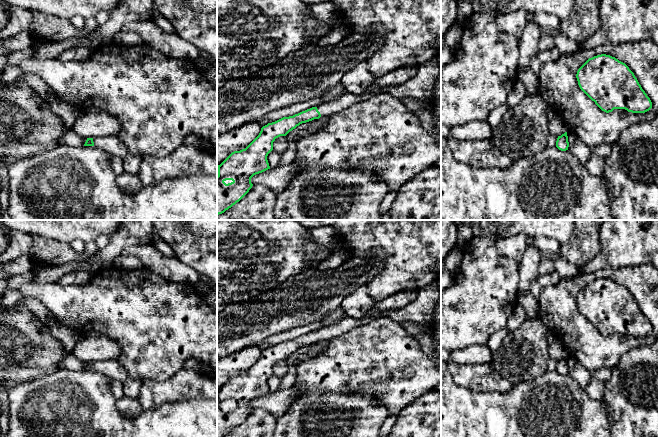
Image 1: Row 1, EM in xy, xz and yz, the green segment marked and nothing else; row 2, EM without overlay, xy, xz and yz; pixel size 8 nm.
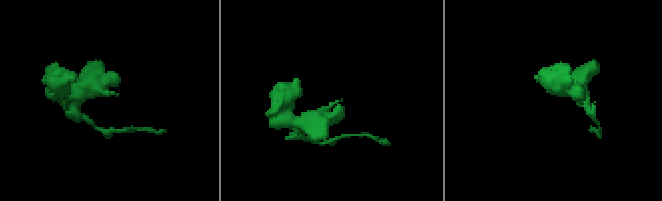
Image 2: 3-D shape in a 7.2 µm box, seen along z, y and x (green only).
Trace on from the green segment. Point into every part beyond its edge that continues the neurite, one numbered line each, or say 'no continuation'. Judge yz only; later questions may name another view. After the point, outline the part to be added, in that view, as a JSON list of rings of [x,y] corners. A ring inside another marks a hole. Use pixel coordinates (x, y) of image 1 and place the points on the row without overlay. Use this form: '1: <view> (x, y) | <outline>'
no continuation

